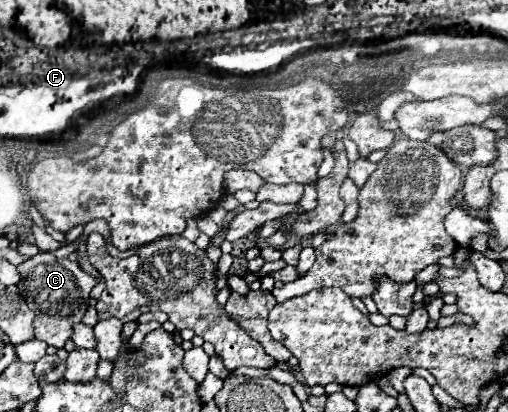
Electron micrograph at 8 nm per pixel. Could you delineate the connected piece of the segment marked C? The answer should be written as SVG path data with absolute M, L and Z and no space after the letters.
M40 252L32 256L30 260L22 262L18 266L20 272L20 282L18 290L22 298L28 302L28 308L34 310L34 336L38 340L44 340L50 346L62 348L64 342L72 334L72 324L80 322L86 308L88 308L88 298L90 290L94 288L96 280L92 276L86 276L80 272L76 262L70 262L67 257L56 258L48 252Z

